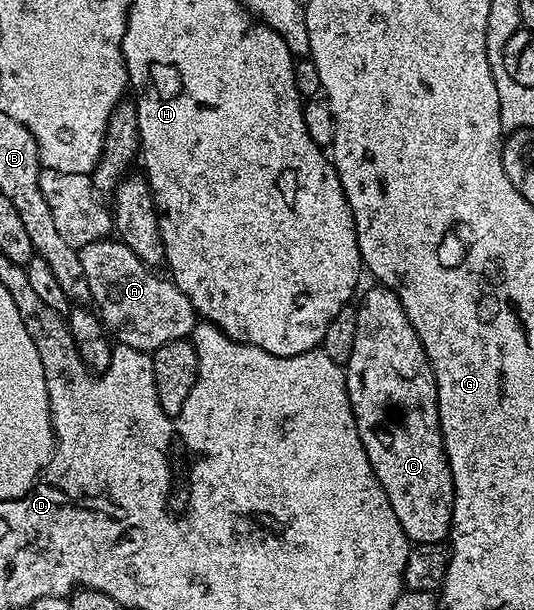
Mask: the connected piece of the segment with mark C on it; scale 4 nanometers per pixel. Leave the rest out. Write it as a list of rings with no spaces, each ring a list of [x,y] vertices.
[[[375,284],[372,287],[372,290],[363,299],[361,299],[362,297],[358,299],[357,309],[355,311],[355,315],[357,316],[357,340],[353,340],[353,356],[349,356],[345,367],[347,371],[347,391],[349,392],[349,400],[351,401],[353,416],[357,424],[357,432],[361,436],[361,444],[369,456],[369,464],[373,468],[373,472],[377,476],[381,488],[385,488],[385,496],[389,496],[389,504],[393,504],[393,512],[397,512],[397,520],[401,524],[405,536],[412,544],[416,542],[424,542],[425,544],[447,542],[451,533],[451,517],[453,516],[453,504],[455,503],[455,485],[453,484],[453,476],[451,475],[449,460],[447,459],[445,444],[443,443],[441,428],[439,427],[439,397],[437,396],[435,373],[425,356],[425,348],[421,344],[421,340],[417,336],[413,324],[409,324],[409,316],[405,316],[405,308],[401,308],[399,297],[393,291],[387,289],[386,286]]]

